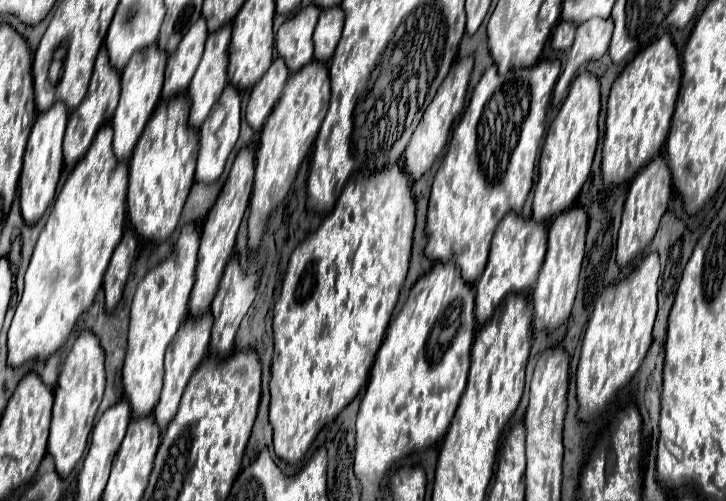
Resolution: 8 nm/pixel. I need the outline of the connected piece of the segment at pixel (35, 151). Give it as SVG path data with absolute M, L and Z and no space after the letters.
M56 102L46 112L40 112L32 126L32 132L30 132L30 138L26 144L26 152L24 152L24 166L22 166L22 174L20 174L20 182L18 182L22 218L30 226L38 218L42 218L42 214L46 212L46 208L50 206L50 202L54 198L56 184L58 184L60 170L62 170L62 136L64 136L66 120L68 120L66 106L62 102Z

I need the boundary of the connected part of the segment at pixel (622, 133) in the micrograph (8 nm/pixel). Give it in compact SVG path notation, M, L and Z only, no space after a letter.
M664 34L642 52L638 52L614 80L608 96L606 134L602 150L602 178L606 184L622 184L632 180L636 172L658 154L670 130L680 76L682 68L678 50L672 44L670 36Z

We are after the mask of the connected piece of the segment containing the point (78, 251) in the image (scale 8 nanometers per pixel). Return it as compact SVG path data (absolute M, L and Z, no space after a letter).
M104 124L64 182L36 242L24 278L24 292L8 330L10 366L22 366L32 358L46 360L66 344L78 316L92 306L110 256L124 232L126 188L128 162L116 162L112 152L112 126Z

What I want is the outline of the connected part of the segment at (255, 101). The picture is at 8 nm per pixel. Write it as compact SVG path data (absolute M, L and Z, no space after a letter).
M276 58L268 68L268 72L262 76L262 80L250 92L250 100L246 106L246 122L252 126L252 130L256 132L262 130L268 114L272 112L276 100L280 98L286 80L288 68L282 58Z

